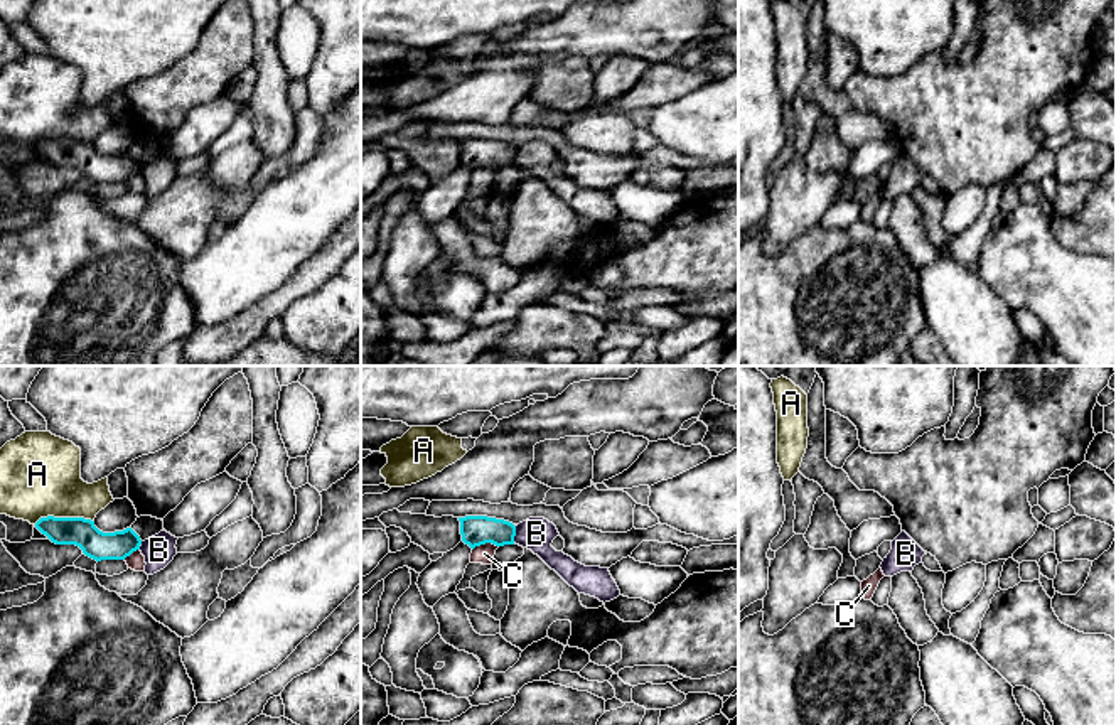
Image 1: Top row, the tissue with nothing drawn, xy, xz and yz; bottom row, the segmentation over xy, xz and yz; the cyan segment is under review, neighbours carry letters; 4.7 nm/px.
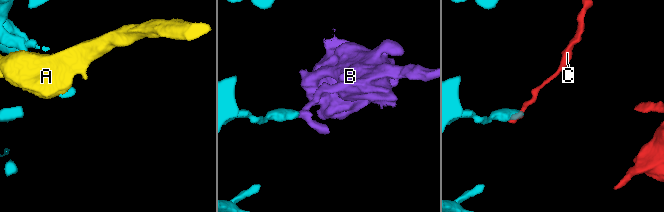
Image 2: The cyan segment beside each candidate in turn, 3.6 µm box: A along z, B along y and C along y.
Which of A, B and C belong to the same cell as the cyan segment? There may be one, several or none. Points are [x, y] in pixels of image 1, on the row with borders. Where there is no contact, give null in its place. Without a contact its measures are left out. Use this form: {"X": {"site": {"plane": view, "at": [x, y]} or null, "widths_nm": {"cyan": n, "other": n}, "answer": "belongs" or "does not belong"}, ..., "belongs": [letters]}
{"A": {"site": {"plane": "xy", "at": [63, 518]}, "widths_nm": {"cyan": 140, "other": 380}, "answer": "does not belong"}, "B": {"site": {"plane": "xz", "at": [515, 535]}, "widths_nm": {"cyan": 140, "other": 160}, "answer": "does not belong"}, "C": {"site": {"plane": "xz", "at": [484, 543]}, "widths_nm": {"cyan": 140, "other": 90}, "answer": "does not belong"}, "belongs": []}

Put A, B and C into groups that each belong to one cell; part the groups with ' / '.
A / B / C

